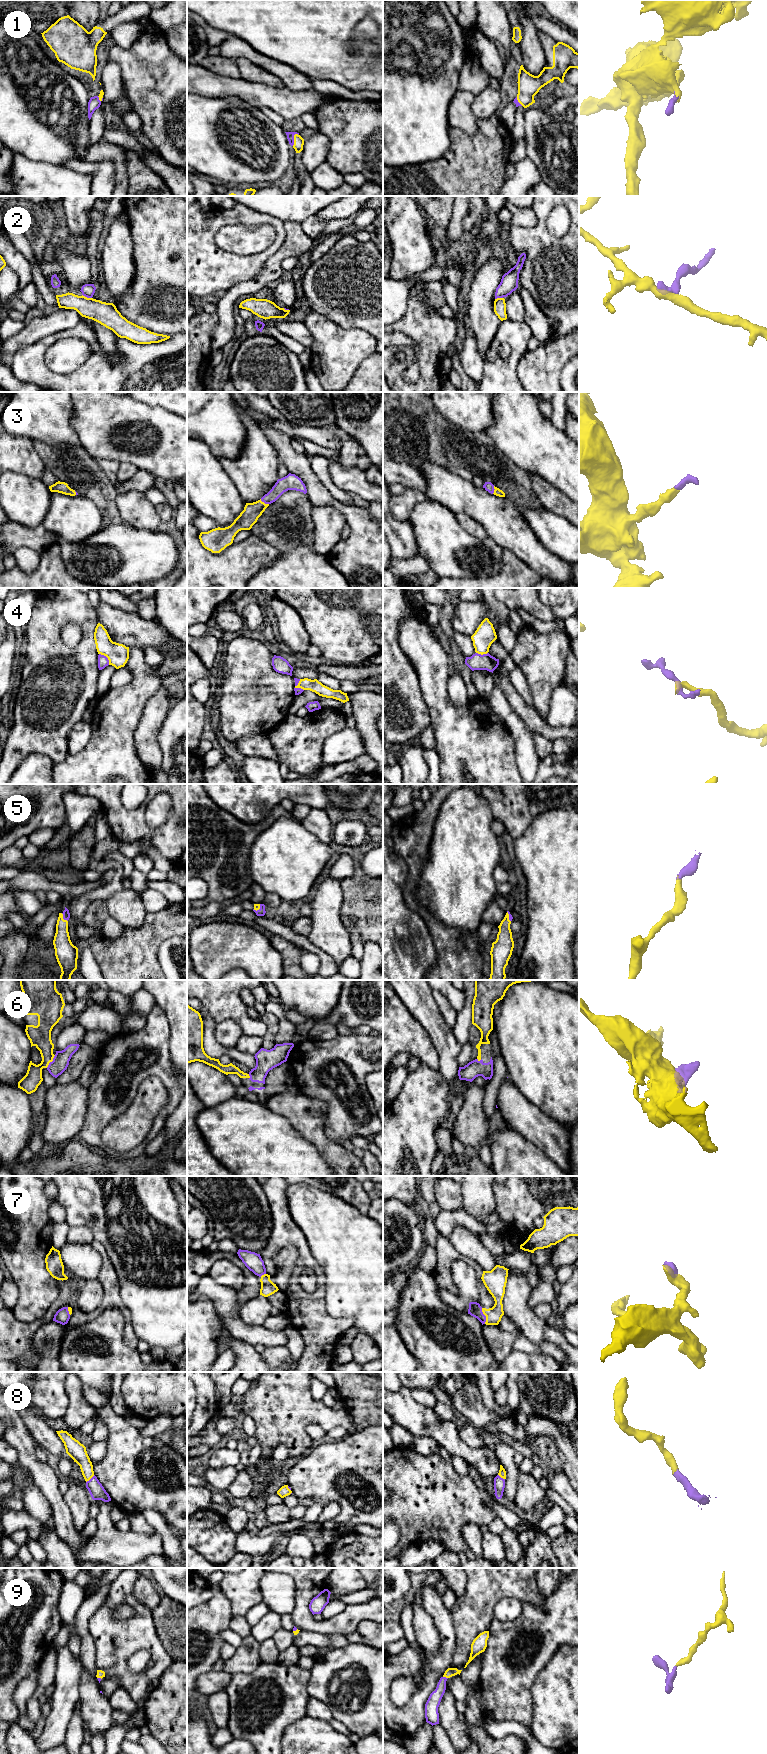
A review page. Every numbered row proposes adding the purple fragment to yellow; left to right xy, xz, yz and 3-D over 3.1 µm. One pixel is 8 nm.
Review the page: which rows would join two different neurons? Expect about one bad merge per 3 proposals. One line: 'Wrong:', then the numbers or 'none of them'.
Wrong: 2, 4

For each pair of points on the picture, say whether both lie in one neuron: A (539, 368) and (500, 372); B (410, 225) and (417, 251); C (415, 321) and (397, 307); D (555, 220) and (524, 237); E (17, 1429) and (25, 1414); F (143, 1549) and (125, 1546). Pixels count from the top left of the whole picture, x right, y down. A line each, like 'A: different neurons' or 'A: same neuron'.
A: different neurons
B: same neuron
C: different neurons
D: different neurons
E: different neurons
F: same neuron

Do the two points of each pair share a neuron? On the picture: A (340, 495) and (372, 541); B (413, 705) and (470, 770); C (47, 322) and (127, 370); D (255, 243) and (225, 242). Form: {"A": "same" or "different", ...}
{"A": "different", "B": "different", "C": "different", "D": "same"}

